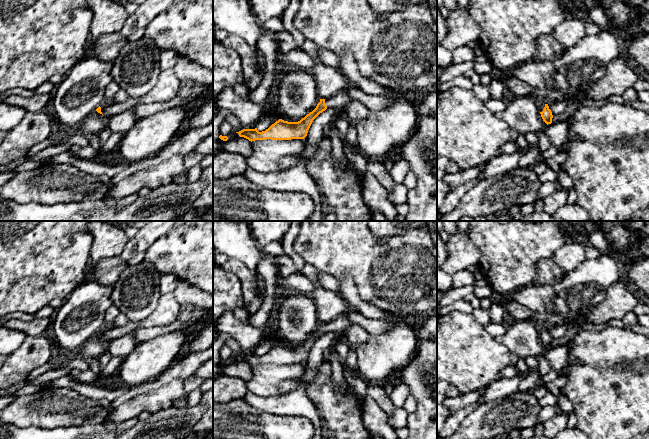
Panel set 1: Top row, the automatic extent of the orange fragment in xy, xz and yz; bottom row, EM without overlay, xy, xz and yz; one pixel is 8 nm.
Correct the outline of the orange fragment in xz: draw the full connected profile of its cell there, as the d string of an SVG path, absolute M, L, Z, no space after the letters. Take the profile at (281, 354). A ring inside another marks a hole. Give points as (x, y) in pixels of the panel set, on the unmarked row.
M346 314L338 316L336 319L329 323L320 323L316 332L307 338L298 346L288 346L279 343L272 348L265 355L259 356L255 353L243 353L239 356L240 361L244 361L249 365L255 364L291 364L291 363L304 363L307 360L308 354L313 344L326 333L337 333L354 324Z

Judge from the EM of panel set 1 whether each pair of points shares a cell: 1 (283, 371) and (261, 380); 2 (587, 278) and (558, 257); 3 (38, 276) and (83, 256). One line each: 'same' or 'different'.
1: same
2: different
3: same

